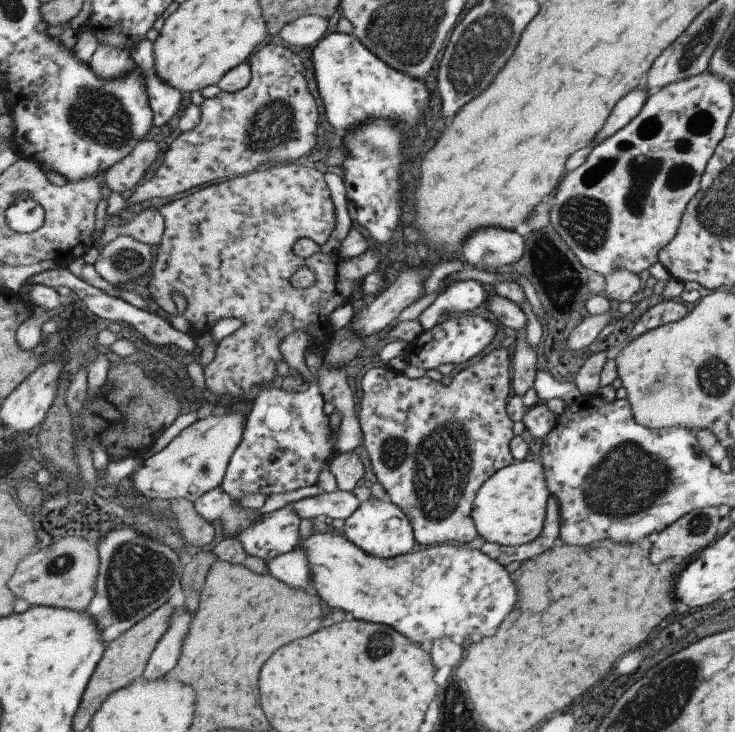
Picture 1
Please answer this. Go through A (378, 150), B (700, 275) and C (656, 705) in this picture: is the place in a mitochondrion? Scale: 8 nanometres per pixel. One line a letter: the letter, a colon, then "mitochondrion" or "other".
A: mitochondrion
B: other
C: mitochondrion

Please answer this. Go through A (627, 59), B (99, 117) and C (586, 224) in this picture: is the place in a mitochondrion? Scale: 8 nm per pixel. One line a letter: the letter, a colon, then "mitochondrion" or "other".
A: other
B: mitochondrion
C: mitochondrion

